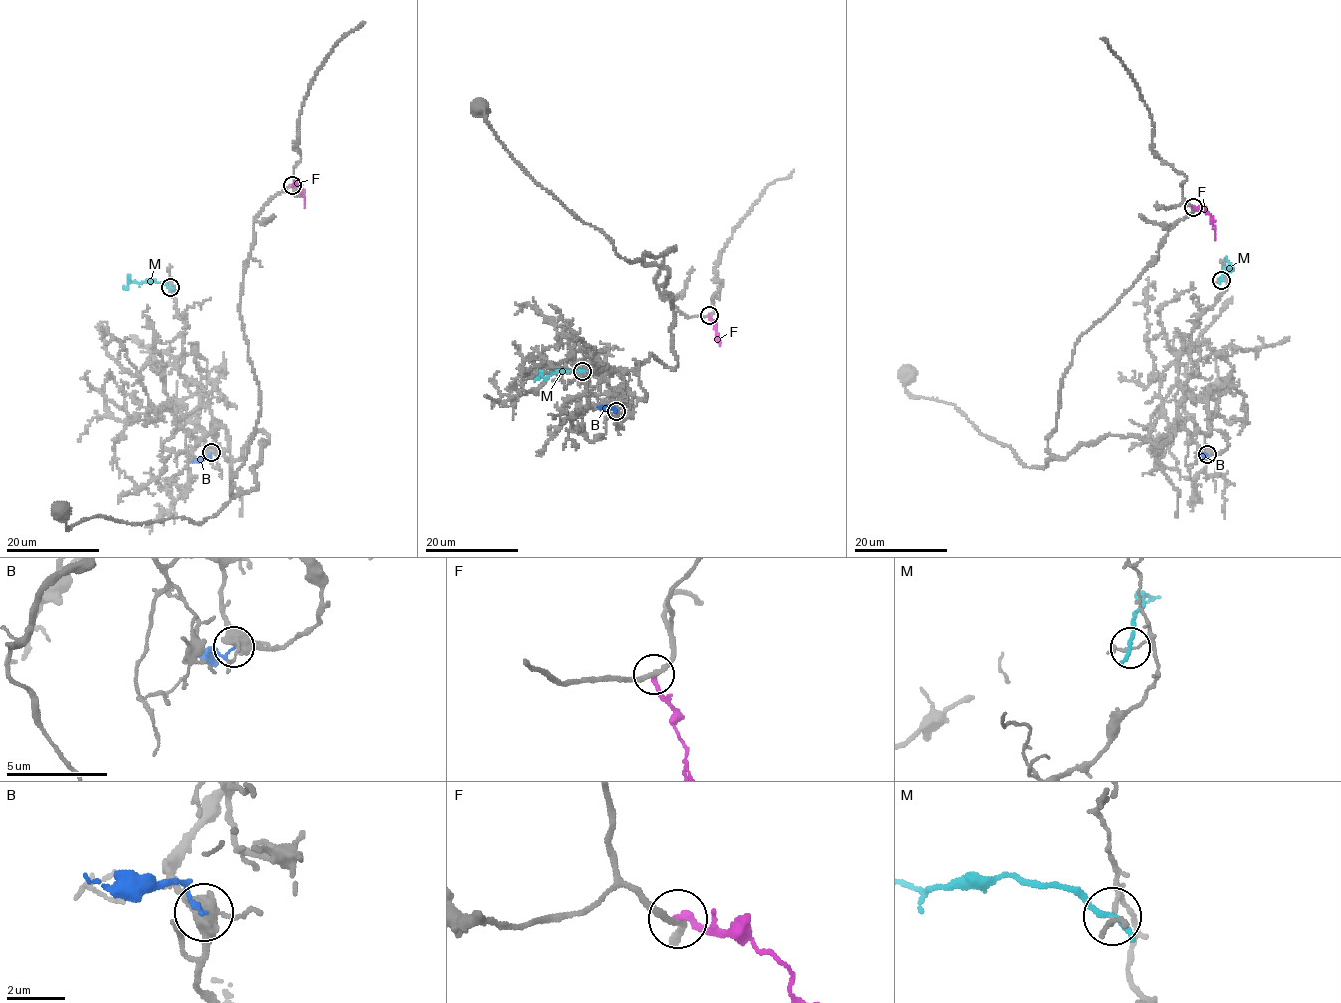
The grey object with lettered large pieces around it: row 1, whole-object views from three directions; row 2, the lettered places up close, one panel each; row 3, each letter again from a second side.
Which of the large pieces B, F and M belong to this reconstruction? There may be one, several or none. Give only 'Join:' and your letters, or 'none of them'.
Join: none of them

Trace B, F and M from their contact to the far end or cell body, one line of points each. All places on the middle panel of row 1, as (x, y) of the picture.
B: (617, 411), (612, 407), (598, 405)
F: (709, 315), (720, 342), (719, 346)
M: (582, 371), (554, 372), (535, 381)

